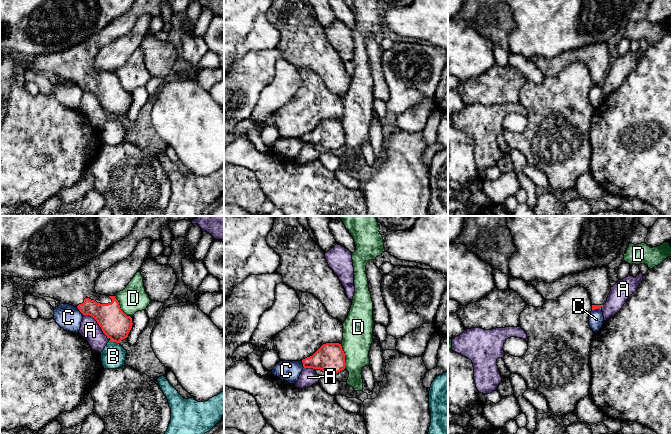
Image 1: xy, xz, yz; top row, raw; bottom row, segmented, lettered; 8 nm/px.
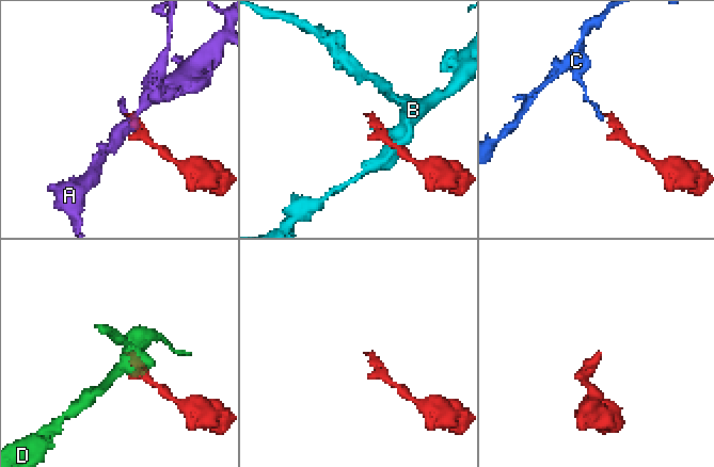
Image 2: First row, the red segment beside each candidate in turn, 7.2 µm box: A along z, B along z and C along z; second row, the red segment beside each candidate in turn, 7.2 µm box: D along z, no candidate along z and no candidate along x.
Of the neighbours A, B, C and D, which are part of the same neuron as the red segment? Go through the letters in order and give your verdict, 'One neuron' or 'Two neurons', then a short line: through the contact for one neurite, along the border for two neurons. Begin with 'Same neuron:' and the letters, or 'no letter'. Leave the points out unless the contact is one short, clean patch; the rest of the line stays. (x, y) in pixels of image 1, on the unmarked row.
Same neuron: no letter
A: Two neurons
B: Two neurons. Line: xy (109, 117), (118, 119)
C: Two neurons. Line: xy (76, 83), (83, 90)
D: Two neurons

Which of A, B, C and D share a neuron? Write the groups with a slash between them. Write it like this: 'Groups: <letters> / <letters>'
Groups: A / B / C / D

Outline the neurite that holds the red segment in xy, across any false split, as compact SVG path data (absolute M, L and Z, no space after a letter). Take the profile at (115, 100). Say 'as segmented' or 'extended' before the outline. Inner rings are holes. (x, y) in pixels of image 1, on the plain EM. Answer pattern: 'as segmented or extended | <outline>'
extended | M136 0L128 12L114 19L102 31L62 52L33 57L24 64L21 73L18 60L11 52L4 52L0 59L0 82L10 84L23 80L25 70L54 74L60 80L72 81L83 91L93 93L110 115L109 118L120 119L128 113L133 101L132 94L121 86L115 72L97 70L94 66L95 57L101 48L126 35L142 15L161 15L161 6L166 1Z

